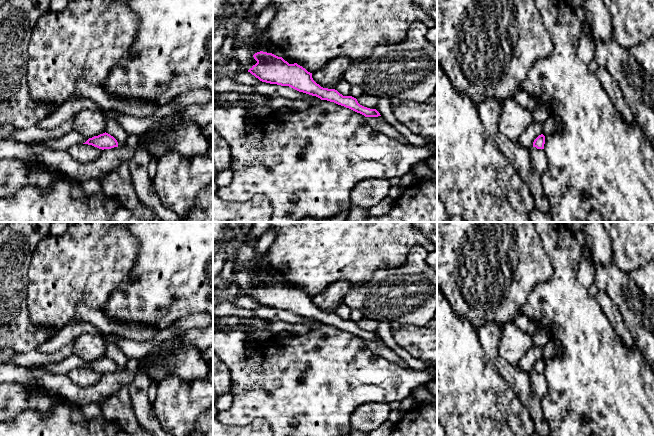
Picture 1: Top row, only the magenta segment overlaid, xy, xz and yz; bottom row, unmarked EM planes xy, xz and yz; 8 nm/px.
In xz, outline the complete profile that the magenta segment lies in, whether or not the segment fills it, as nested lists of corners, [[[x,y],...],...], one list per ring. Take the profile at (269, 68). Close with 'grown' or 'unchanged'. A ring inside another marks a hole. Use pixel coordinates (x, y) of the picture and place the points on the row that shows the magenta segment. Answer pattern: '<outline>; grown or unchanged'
[[[263,51],[255,53],[253,57],[257,63],[248,72],[262,82],[289,86],[299,92],[349,108],[365,117],[381,116],[376,109],[360,105],[352,96],[343,96],[335,89],[321,87],[313,80],[312,73],[297,63],[289,64],[282,57]]]; unchanged

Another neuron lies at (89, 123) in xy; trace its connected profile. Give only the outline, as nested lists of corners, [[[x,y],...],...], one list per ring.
[[[83,109],[74,117],[73,130],[86,138],[106,132],[106,116],[102,111]]]

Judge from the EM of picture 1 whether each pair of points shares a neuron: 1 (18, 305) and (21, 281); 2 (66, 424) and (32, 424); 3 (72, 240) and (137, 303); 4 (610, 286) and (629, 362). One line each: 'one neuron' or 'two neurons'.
1: one neuron
2: one neuron
3: two neurons
4: two neurons

